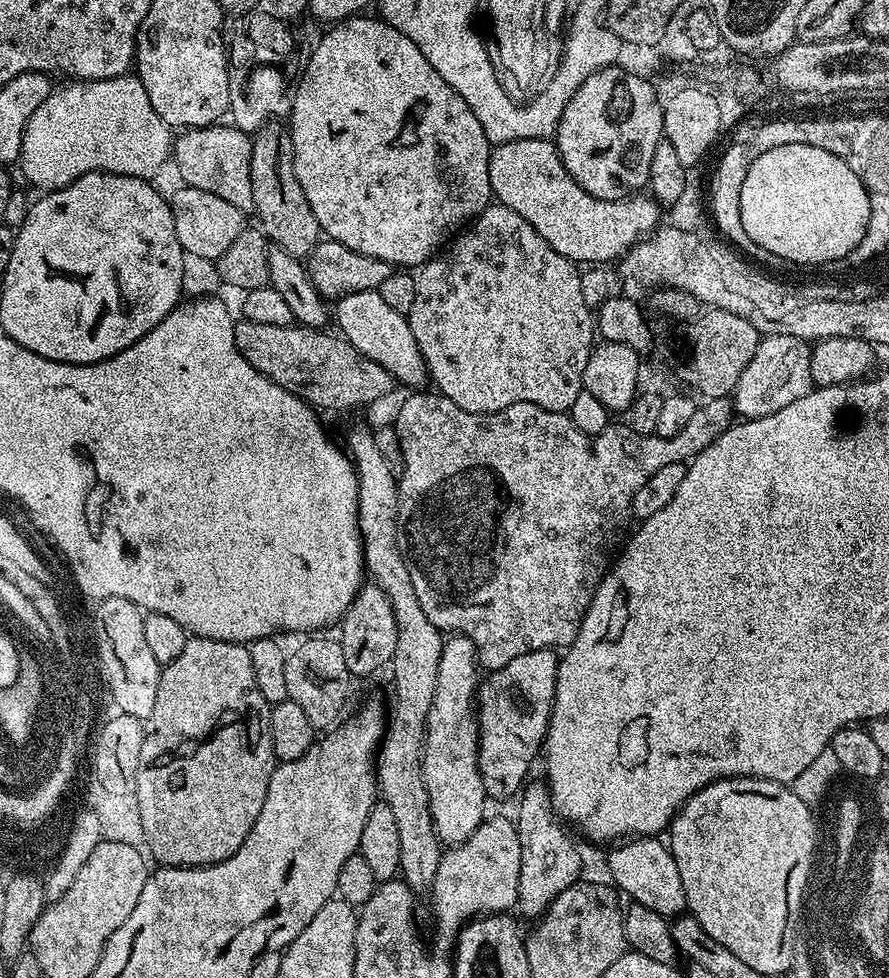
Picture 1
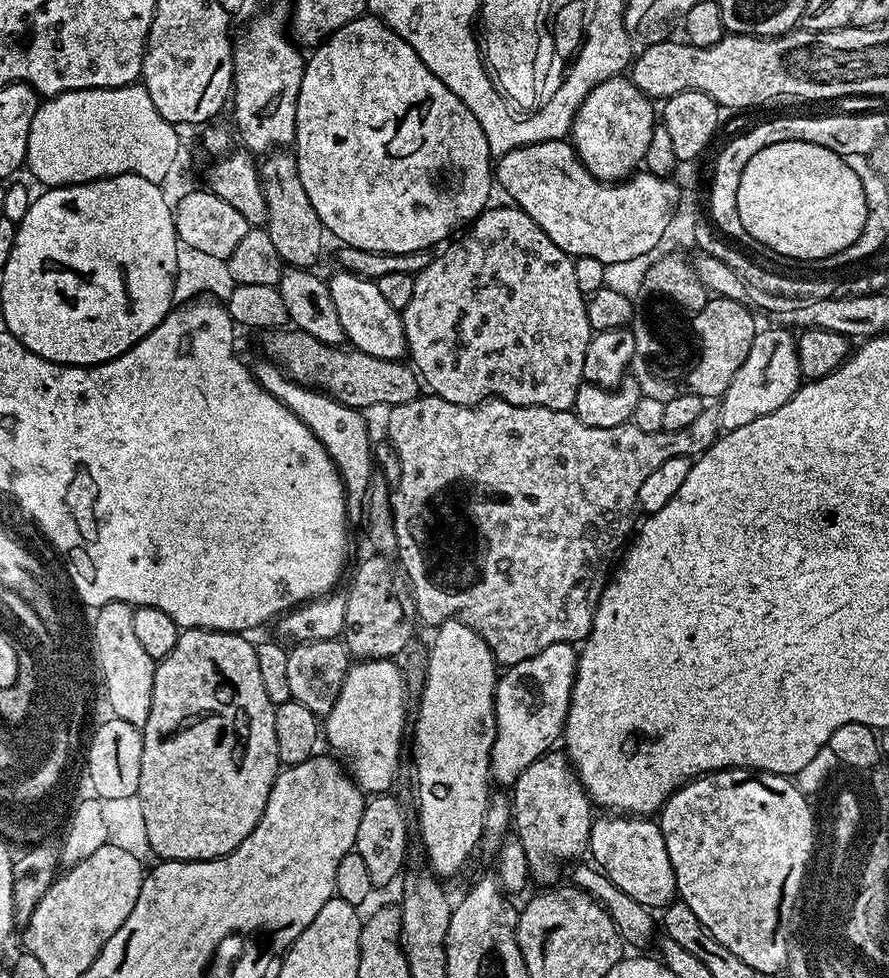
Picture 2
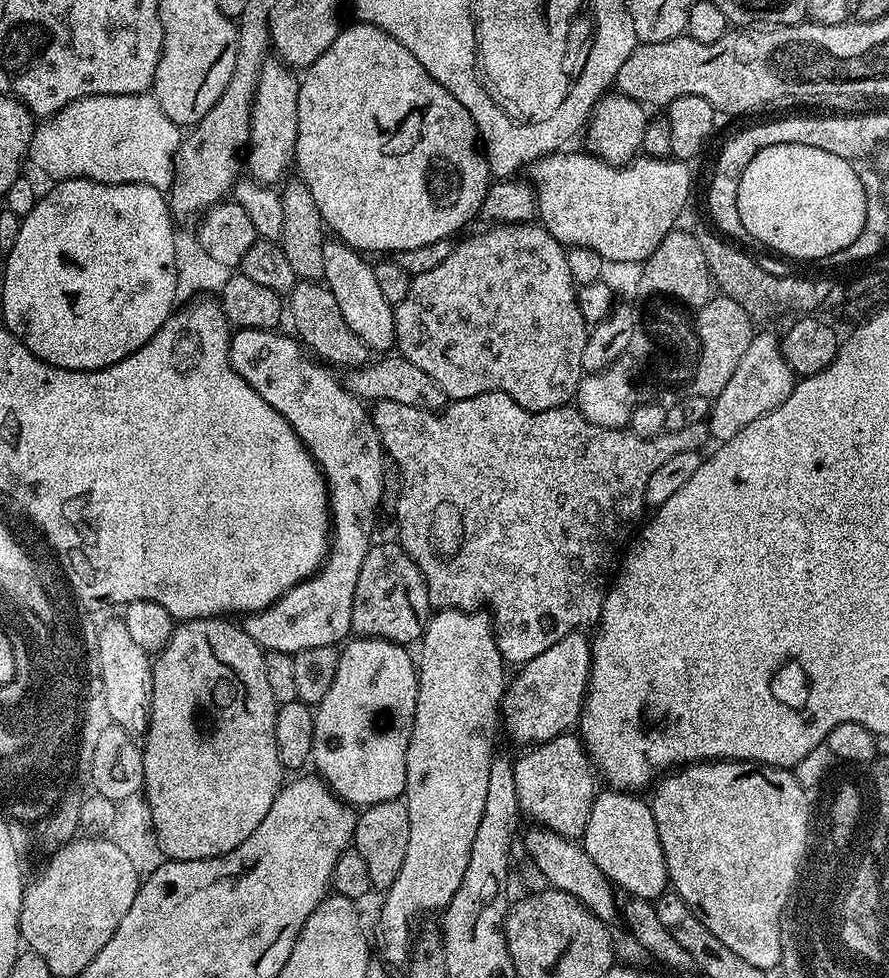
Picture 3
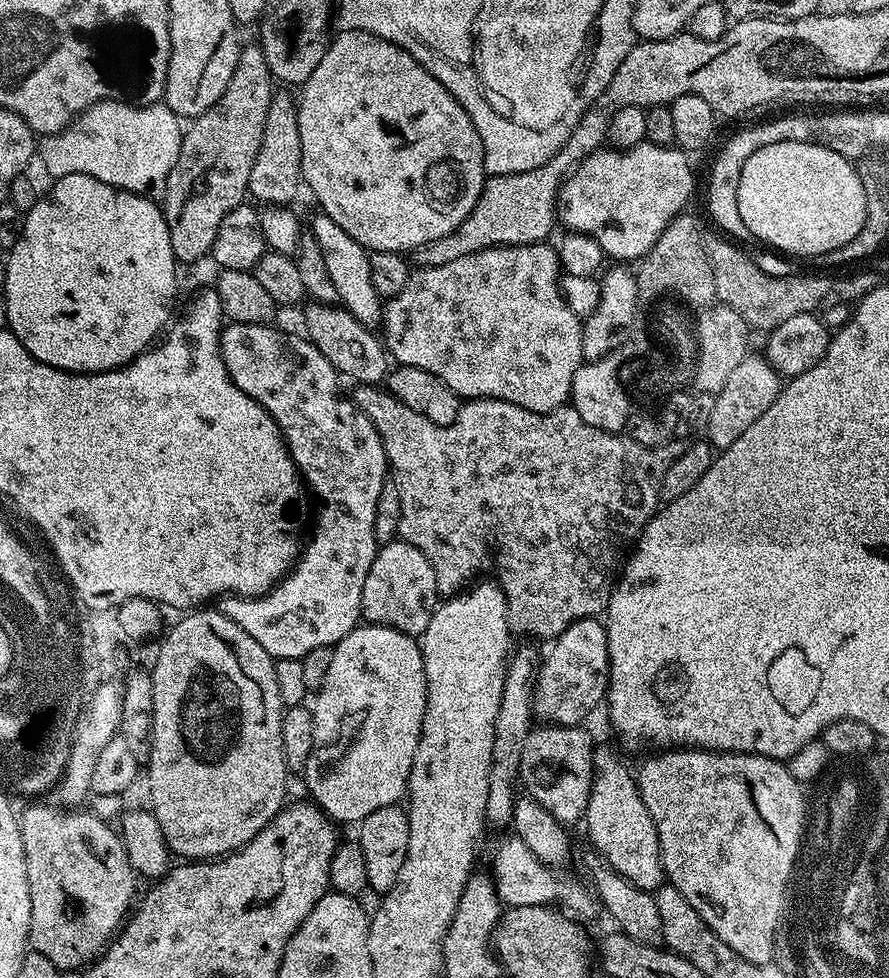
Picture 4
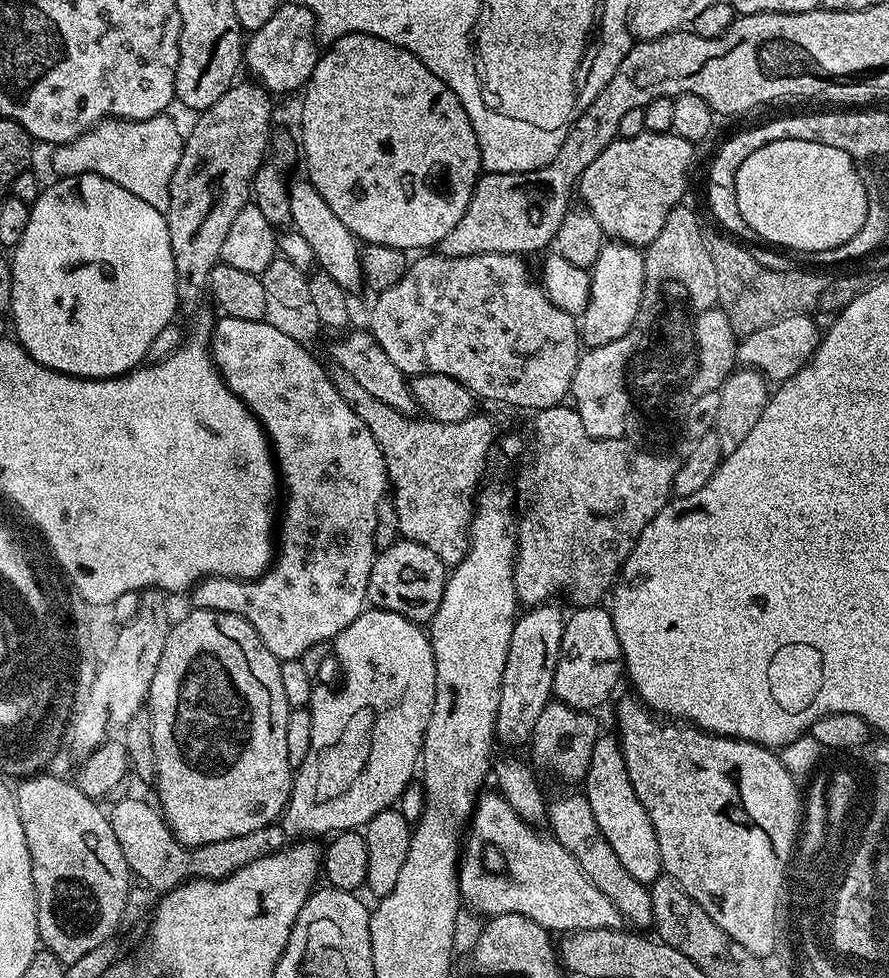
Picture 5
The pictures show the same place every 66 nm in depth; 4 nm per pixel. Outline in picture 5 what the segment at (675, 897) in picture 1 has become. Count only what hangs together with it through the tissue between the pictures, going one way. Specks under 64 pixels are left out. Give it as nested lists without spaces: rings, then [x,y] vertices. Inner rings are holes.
[[[602,734],[594,742],[594,754],[590,754],[590,766],[582,781],[582,791],[590,802],[590,810],[594,810],[598,830],[602,830],[602,834],[606,834],[606,842],[610,842],[610,850],[618,854],[622,866],[626,866],[638,882],[650,886],[662,875],[658,838],[654,834],[650,814],[646,814],[642,802],[638,802],[638,794],[634,794],[634,786],[630,786],[626,758],[615,735]]]

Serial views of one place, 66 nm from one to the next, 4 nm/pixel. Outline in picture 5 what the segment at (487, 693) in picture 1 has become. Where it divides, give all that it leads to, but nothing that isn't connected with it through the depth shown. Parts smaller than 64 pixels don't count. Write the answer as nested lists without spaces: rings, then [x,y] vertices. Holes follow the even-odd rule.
[[[577,607],[576,613],[564,622],[562,646],[558,666],[554,670],[552,695],[557,701],[579,712],[592,712],[608,700],[625,671],[622,646],[618,642],[618,630],[614,630],[612,613],[607,607]]]

